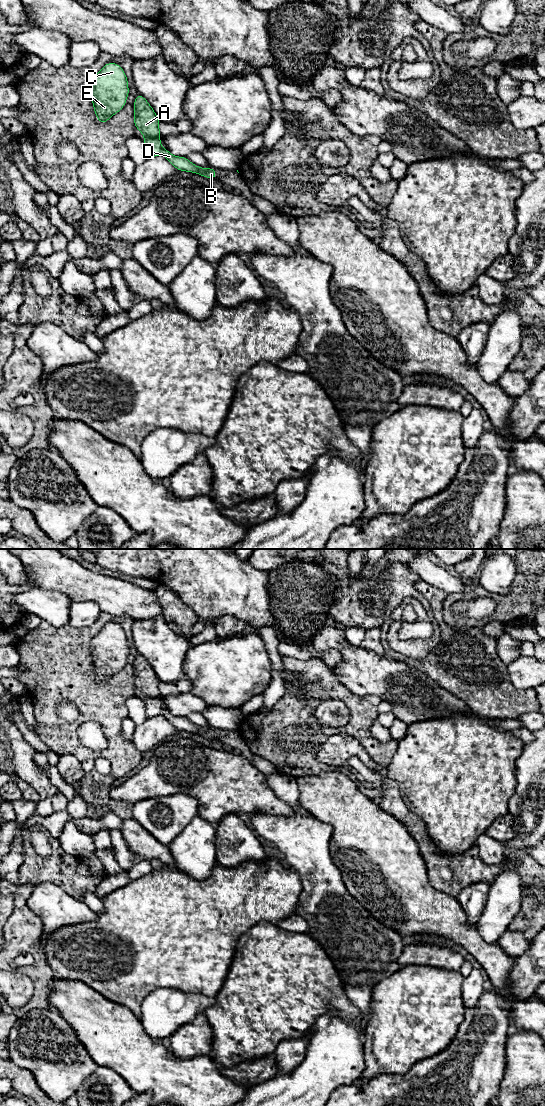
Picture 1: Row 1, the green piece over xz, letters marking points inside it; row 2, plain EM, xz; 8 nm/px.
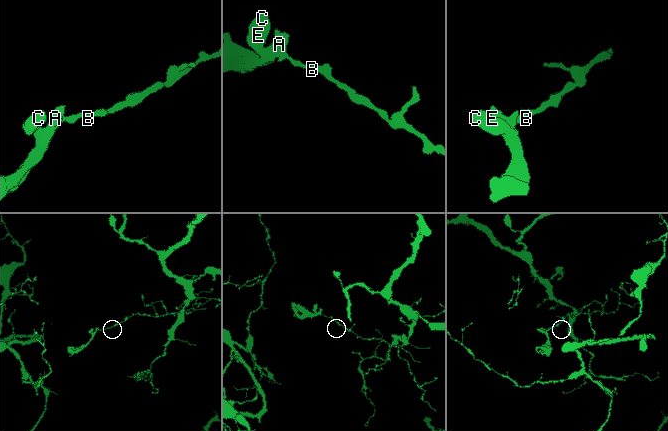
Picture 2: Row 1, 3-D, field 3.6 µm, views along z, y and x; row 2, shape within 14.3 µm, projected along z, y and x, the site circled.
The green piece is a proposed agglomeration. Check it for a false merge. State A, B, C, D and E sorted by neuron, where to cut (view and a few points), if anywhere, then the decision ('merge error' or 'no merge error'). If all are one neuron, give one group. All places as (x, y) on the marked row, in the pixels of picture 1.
A C E / B D | xz (145, 137), (155, 137), (158, 139) | merge error

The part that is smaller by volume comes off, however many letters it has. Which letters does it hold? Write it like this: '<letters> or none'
A, C, E

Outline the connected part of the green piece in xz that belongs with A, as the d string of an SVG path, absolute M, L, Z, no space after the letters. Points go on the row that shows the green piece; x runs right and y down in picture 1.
M137 93L134 101L134 126L144 135L145 138L161 137L159 130L159 119L144 98L144 96Z

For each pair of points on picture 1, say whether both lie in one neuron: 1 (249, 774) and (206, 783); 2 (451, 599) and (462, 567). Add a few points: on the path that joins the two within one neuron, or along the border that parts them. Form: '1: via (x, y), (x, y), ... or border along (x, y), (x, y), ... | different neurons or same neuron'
1: via (238, 782), (217, 782) | same neuron
2: border along (476, 577), (467, 580) | different neurons

